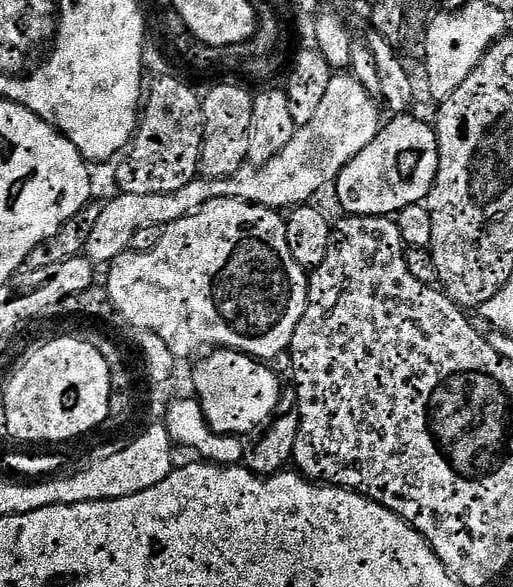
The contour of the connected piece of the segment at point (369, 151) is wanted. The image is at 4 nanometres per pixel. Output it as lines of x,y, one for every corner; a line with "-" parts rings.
396,114
391,117
392,121
385,123
380,132
340,172
337,178
334,191
336,200
345,209
349,216
392,216
401,212
406,206
414,206
427,201
430,190
436,181
436,175
440,169
440,147
436,137
435,127
424,120
419,120
416,114

